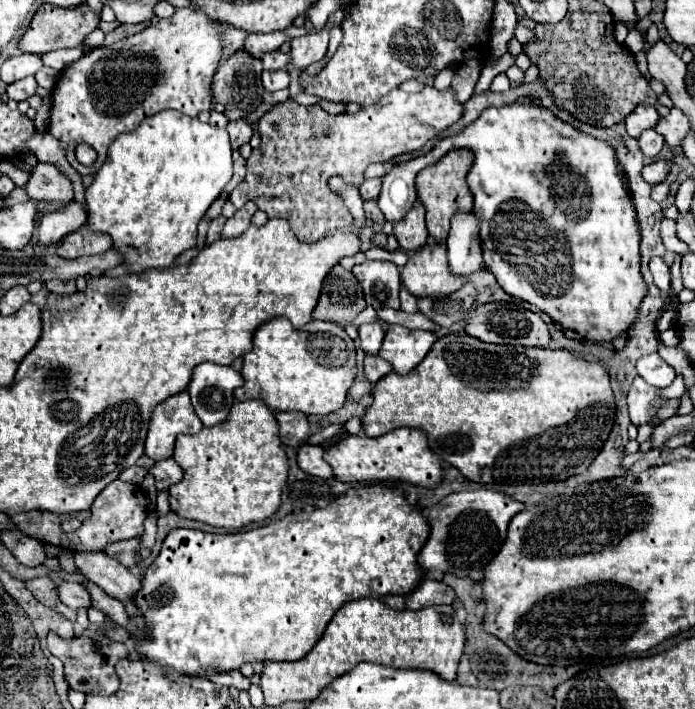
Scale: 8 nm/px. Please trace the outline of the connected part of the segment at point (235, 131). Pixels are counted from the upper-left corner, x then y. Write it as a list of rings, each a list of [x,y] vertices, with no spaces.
[[[243,119],[229,121],[227,131],[231,135],[231,147],[233,149],[239,149],[243,143],[249,143],[249,139],[253,135],[253,127],[247,121],[243,121]]]

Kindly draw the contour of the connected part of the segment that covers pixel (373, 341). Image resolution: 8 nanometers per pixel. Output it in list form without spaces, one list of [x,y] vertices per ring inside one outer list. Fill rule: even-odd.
[[[375,321],[375,323],[365,323],[359,327],[359,341],[361,341],[361,349],[367,353],[367,355],[377,355],[379,349],[381,349],[381,343],[383,343],[383,337],[385,337],[385,331],[381,329],[381,325]]]

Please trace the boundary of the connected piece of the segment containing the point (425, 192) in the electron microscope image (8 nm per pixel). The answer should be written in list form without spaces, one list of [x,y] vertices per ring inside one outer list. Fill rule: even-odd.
[[[455,149],[449,151],[445,157],[441,157],[435,165],[423,169],[417,179],[417,195],[423,207],[427,209],[427,231],[435,243],[445,243],[451,227],[451,217],[455,213],[471,213],[473,209],[473,195],[465,183],[465,175],[471,167],[471,151],[467,149]]]

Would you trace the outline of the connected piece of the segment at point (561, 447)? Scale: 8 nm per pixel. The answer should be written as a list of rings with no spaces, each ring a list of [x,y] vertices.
[[[467,333],[461,335],[445,335],[441,337],[427,357],[411,369],[411,373],[399,375],[399,373],[389,373],[383,377],[375,387],[373,387],[373,405],[367,407],[367,413],[363,415],[363,431],[367,437],[379,437],[385,435],[397,427],[417,427],[427,433],[431,449],[449,465],[457,467],[467,479],[479,481],[479,483],[489,483],[489,485],[519,485],[519,483],[545,483],[545,481],[563,481],[573,475],[585,473],[593,459],[599,455],[603,449],[605,441],[609,439],[609,433],[615,423],[615,397],[611,389],[611,377],[605,371],[605,367],[599,361],[585,361],[577,357],[575,353],[567,349],[543,349],[543,347],[509,347],[509,345],[493,345],[493,343],[483,343]]]

